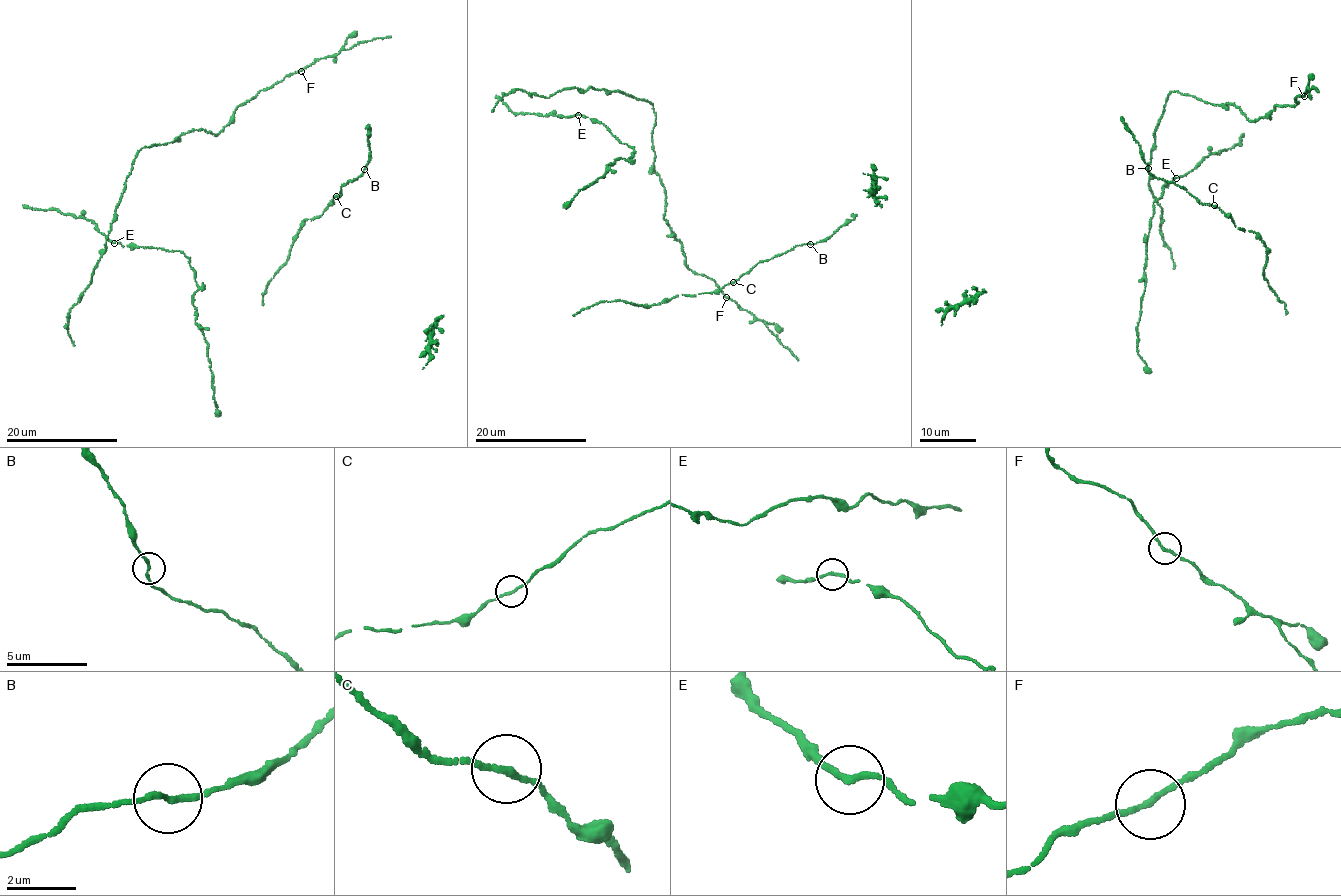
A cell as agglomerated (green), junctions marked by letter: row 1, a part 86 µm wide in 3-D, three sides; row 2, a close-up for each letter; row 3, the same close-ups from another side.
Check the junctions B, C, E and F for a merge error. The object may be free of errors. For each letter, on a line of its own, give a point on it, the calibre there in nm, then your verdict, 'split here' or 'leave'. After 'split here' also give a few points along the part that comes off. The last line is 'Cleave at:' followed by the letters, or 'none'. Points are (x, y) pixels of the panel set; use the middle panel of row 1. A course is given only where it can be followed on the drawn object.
B: at (810, 244); 150 nm thick; leave
C: at (733, 282); 140 nm thick; leave
E: at (578, 115); 160 nm thick; leave
F: at (726, 297); 150 nm thick; leave
Cleave at: none

